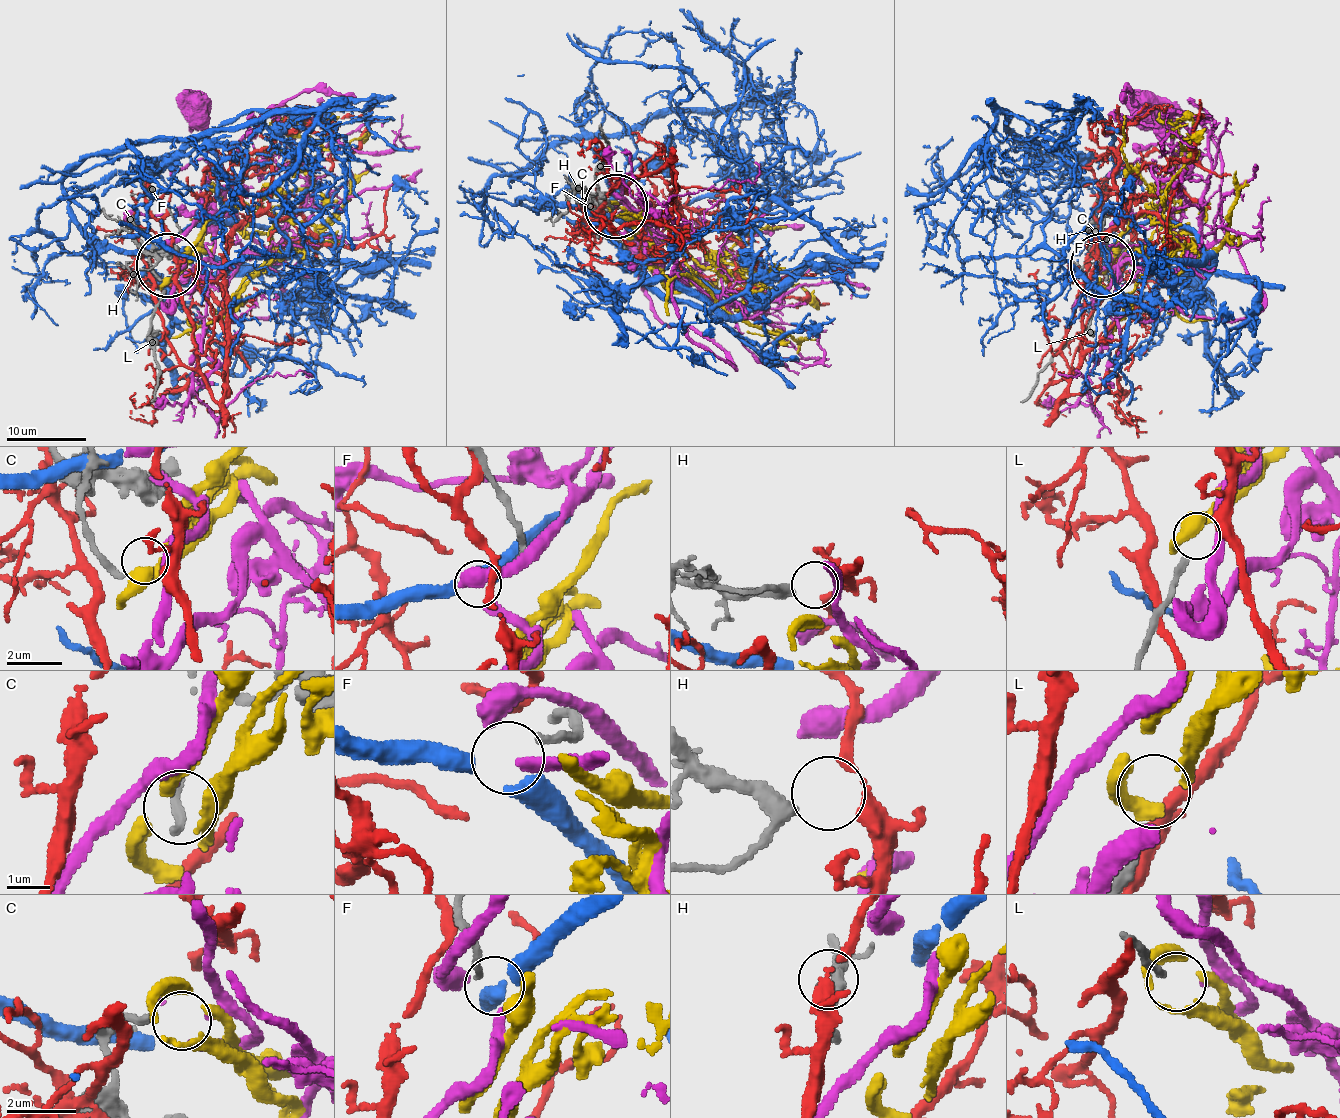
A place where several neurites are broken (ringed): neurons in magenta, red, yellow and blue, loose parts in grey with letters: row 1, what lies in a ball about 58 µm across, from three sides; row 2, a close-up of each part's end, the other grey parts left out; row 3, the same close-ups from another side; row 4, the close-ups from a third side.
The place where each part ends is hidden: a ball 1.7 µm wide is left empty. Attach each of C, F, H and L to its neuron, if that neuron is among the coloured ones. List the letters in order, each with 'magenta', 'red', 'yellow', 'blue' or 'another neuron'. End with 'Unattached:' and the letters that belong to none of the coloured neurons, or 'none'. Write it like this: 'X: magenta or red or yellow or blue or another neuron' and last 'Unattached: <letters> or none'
C: magenta
F: another neuron
H: red
L: yellow
Unattached: F

